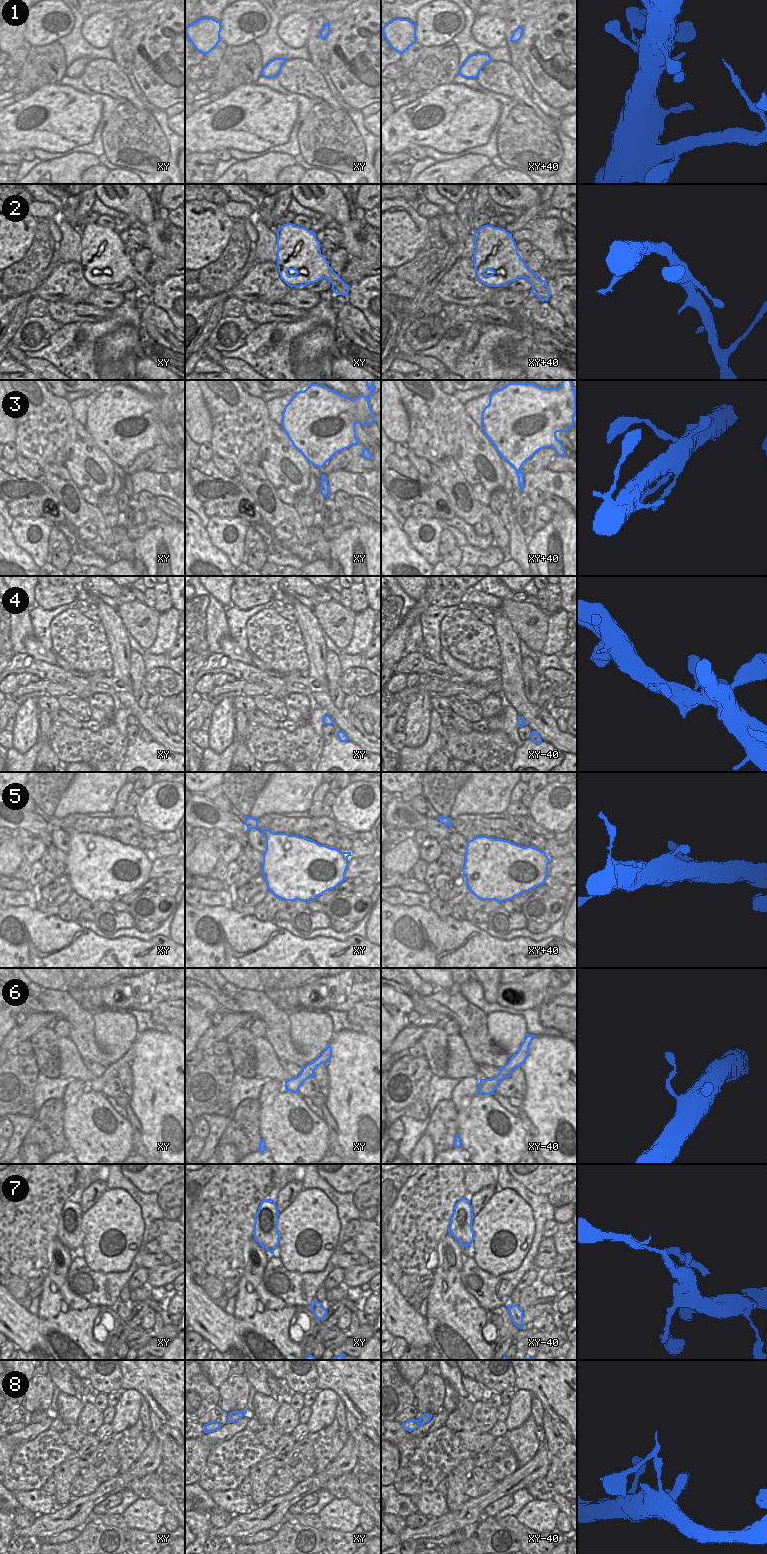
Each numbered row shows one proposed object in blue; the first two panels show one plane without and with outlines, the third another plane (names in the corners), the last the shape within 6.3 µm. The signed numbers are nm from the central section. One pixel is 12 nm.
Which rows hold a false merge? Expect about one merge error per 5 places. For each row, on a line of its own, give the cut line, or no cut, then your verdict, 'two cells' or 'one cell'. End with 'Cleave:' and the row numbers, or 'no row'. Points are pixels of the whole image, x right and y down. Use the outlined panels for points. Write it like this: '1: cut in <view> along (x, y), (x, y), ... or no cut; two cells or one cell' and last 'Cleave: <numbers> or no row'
1: no cut; one cell
2: no cut; one cell
3: no cut; one cell
4: no cut; one cell
5: no cut; one cell
6: no cut; one cell
7: cut in xy along (313, 1302), (315, 1306), (321, 1306); two cells
8: cut in xy along (227, 1419), (230, 1422); two cells
Cleave: 7, 8

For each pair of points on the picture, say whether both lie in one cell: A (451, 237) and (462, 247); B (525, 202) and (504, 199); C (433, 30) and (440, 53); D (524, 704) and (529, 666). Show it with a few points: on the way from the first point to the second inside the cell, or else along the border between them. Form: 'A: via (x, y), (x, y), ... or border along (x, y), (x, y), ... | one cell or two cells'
A: border along (451, 218), (457, 241) | two cells
B: via (520, 199), (509, 199) | one cell
C: border along (451, 39), (440, 45), (423, 46) | two cells
D: border along (521, 670), (525, 697), (530, 702), (536, 704) | two cells

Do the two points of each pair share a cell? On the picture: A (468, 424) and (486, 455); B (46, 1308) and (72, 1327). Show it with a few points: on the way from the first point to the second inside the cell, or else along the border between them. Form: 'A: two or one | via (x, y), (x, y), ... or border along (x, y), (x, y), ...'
A: one | via (468, 432), (469, 438), (478, 447)
B: one | via (51, 1315), (53, 1319), (65, 1322)

